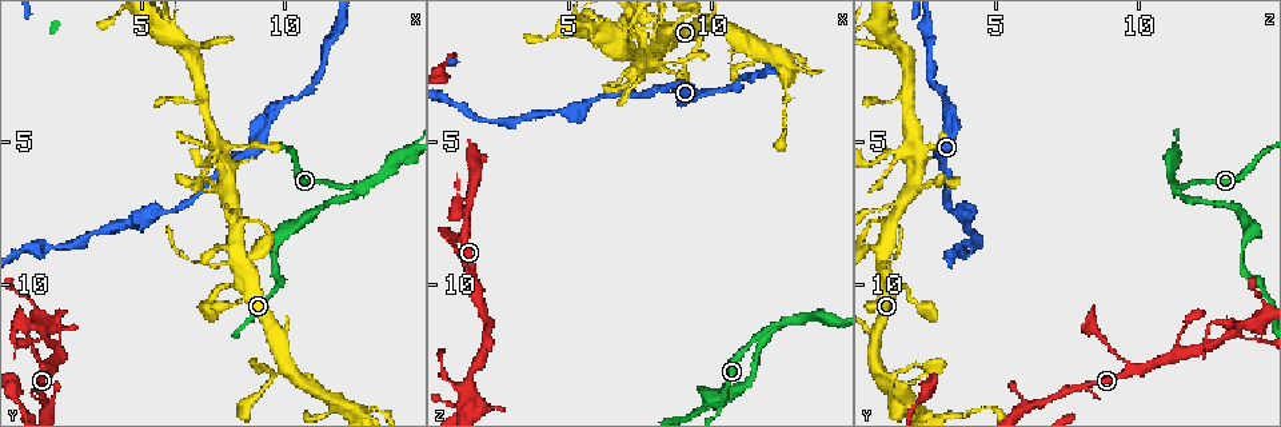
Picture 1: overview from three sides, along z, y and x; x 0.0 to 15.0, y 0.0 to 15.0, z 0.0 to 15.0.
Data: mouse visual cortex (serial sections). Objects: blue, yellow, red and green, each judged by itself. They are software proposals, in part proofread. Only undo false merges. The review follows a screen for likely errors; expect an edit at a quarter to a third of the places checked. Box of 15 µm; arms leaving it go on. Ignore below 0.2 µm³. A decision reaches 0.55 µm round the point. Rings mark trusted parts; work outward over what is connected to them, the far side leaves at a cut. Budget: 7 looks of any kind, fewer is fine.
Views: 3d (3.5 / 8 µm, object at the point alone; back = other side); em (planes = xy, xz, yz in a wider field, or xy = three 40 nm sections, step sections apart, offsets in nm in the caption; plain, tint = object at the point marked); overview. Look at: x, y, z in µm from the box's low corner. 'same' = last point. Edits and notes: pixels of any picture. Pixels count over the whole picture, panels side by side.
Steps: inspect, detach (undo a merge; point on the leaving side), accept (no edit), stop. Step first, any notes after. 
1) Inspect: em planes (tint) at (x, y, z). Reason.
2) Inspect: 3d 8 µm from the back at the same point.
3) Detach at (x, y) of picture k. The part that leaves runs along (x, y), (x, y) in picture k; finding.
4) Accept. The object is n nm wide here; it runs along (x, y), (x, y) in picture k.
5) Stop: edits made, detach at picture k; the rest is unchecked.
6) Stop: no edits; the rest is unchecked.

Inspect: 3d 3.5 µm at (8.1, 5.7, 3.0). A narrow waist.

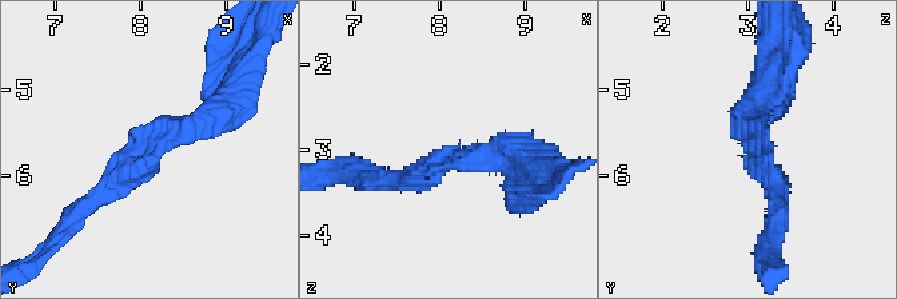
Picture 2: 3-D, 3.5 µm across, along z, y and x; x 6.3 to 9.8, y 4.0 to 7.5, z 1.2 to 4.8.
Inspect: em xy step 5 (tint) at (8.15, 5.80, 3.10). The arms are 250, 300 nm wide.

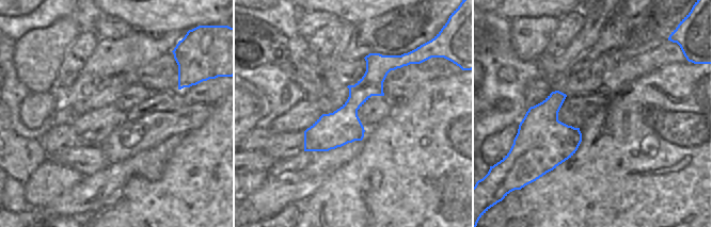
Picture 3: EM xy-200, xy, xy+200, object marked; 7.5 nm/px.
Accept. All the same cell.

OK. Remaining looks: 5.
Inspect: 3d 8 µm from the back at (4.6, 7.5, 4.0). Sudden change in width.

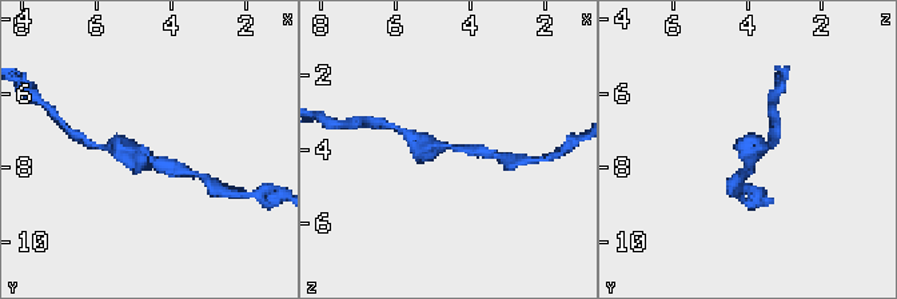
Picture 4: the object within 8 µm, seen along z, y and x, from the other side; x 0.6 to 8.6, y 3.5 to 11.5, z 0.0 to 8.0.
Inspect: 3d 3.5 µm at (4.7, 7.7, 4.0).

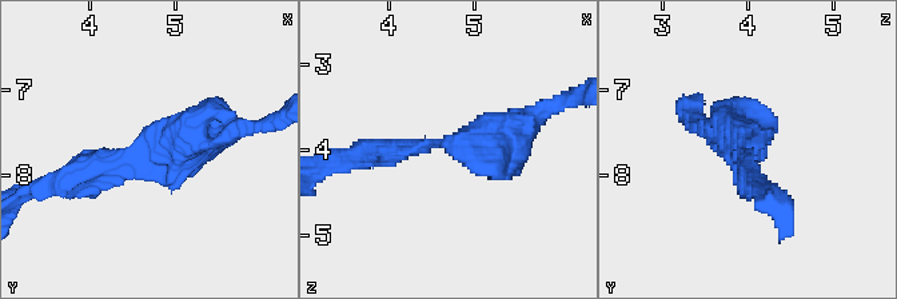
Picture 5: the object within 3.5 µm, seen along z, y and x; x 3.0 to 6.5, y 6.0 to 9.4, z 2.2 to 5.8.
Inspect: em xy step 5 (tint) at (4.70, 7.60, 3.95).

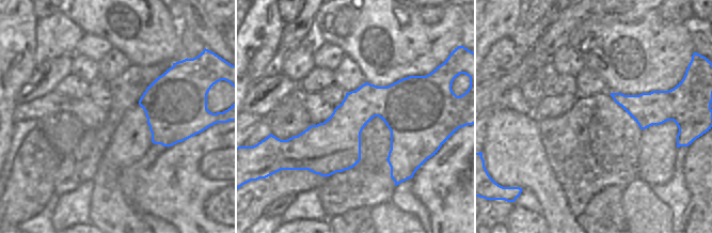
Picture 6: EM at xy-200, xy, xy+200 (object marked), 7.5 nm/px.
Accept. It runs along (226, 116), (204, 112), (70, 178) in picture 5; all the same cell.

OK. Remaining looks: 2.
Inspect: 3d 3.5 µm at (7.9, 7.1, 1.3). Sharp bend.

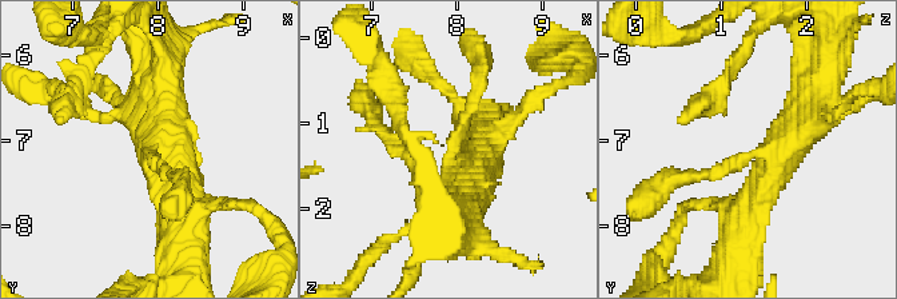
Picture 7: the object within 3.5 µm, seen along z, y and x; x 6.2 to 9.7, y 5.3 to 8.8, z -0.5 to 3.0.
Inspect: em xy step 1 (tint) at (7.95, 7.15, 1.30). Now the EM.

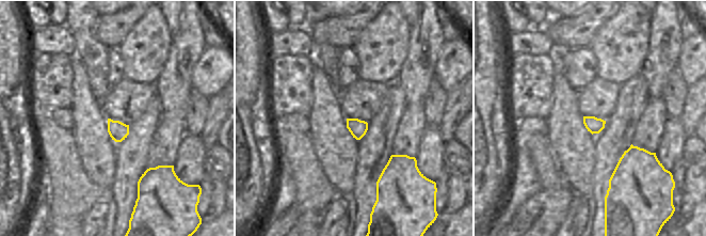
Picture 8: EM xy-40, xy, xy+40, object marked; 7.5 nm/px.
Accept. The arms are 150, 400, 500 nm wide; it runs along (757, 192), (768, 151), (672, 176) in picture 7; continuous, no second cell.

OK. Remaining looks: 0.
Stop: no edits; the rest is unchecked.

